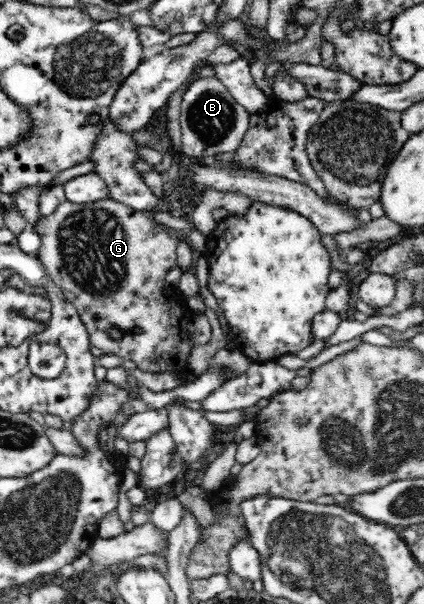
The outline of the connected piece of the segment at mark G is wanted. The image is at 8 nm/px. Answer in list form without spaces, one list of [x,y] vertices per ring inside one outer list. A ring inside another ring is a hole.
[[[103,199],[101,201],[95,201],[93,203],[77,204],[69,201],[59,205],[57,209],[46,217],[43,217],[41,221],[34,227],[34,230],[40,236],[40,248],[37,251],[37,256],[41,260],[41,263],[45,266],[47,273],[58,287],[61,287],[64,297],[67,302],[71,302],[75,306],[75,310],[79,312],[79,317],[83,326],[86,328],[87,334],[89,335],[89,341],[93,346],[101,349],[102,353],[107,355],[118,355],[123,360],[133,361],[136,367],[145,373],[161,373],[169,371],[174,373],[180,379],[187,378],[187,367],[192,349],[195,345],[189,342],[191,334],[191,324],[194,319],[193,313],[188,310],[187,304],[183,302],[181,294],[172,290],[168,287],[167,281],[165,281],[165,275],[171,267],[177,265],[177,243],[182,239],[185,239],[185,235],[181,236],[181,230],[165,230],[161,228],[154,220],[154,214],[150,211],[137,211],[127,205],[114,201],[113,199]],[[112,326],[117,326],[121,330],[125,330],[125,337],[123,337],[120,343],[113,343],[109,336],[109,329]]]

